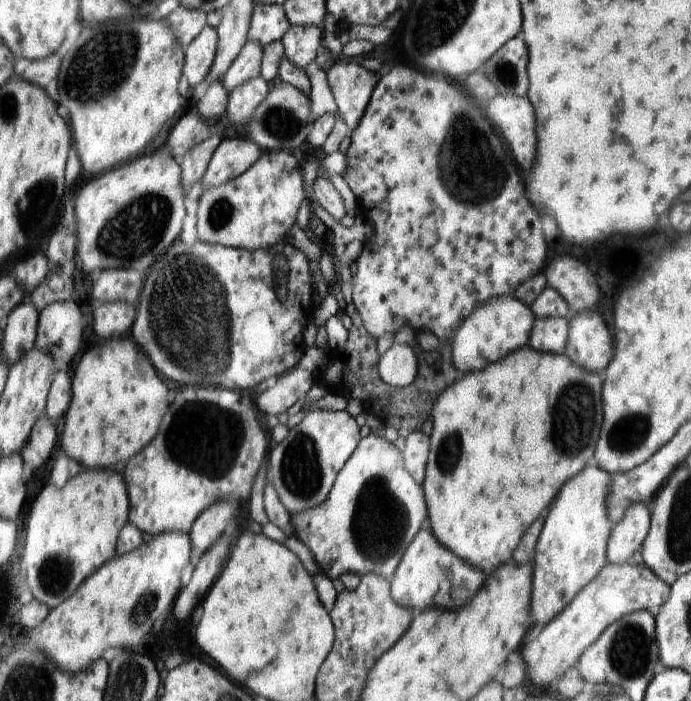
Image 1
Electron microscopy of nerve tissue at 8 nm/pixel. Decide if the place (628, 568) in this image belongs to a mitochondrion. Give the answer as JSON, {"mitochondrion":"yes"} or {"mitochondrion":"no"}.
{"mitochondrion":"no"}

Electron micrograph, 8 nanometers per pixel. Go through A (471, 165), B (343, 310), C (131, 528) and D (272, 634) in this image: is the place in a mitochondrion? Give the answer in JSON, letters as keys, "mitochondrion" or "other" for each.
{"A":"mitochondrion","B":"other","C":"other","D":"other"}

